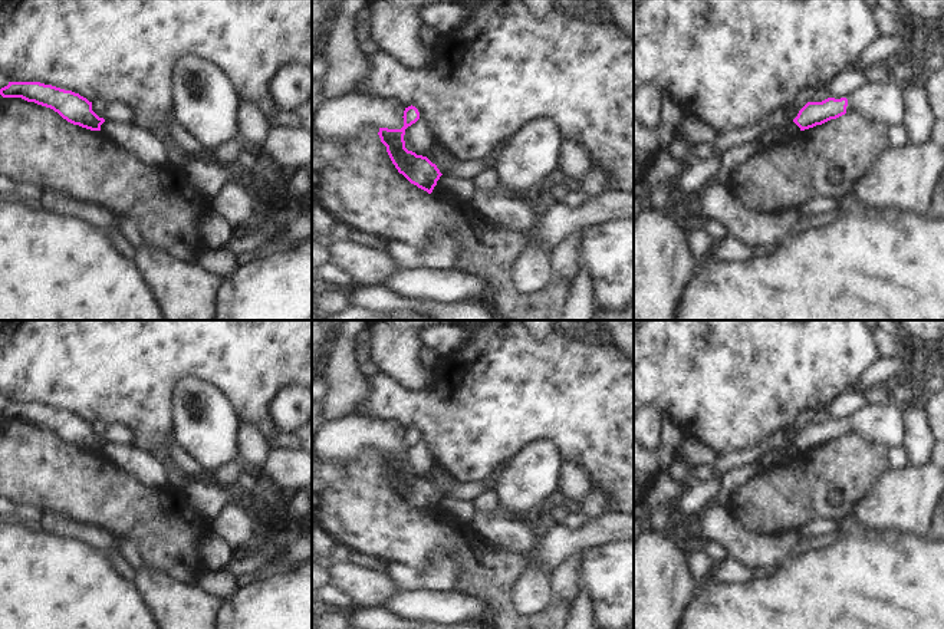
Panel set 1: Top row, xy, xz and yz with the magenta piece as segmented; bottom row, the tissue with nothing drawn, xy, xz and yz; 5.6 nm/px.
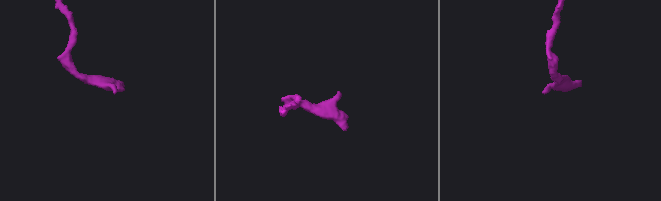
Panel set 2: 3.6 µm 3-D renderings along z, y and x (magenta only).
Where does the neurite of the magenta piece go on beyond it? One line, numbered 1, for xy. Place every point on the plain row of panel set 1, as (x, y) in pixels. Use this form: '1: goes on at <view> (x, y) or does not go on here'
1: does not go on here

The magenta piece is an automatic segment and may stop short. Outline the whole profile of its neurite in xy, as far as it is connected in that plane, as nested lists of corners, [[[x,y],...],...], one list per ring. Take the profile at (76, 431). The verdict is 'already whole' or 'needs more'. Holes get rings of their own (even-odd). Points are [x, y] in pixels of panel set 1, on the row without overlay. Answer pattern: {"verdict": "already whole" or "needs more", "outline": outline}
{"verdict": "already whole", "outline": [[[9,404],[0,411],[3,419],[22,419],[57,434],[73,447],[91,452],[101,452],[105,444],[92,432],[92,424],[72,412],[65,412],[40,404]]]}

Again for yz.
{"verdict": "needs more", "outline": [[[899,404],[866,405],[848,419],[828,419],[822,424],[808,424],[793,441],[800,452],[836,441],[846,434],[885,448],[904,447],[904,414]]]}

